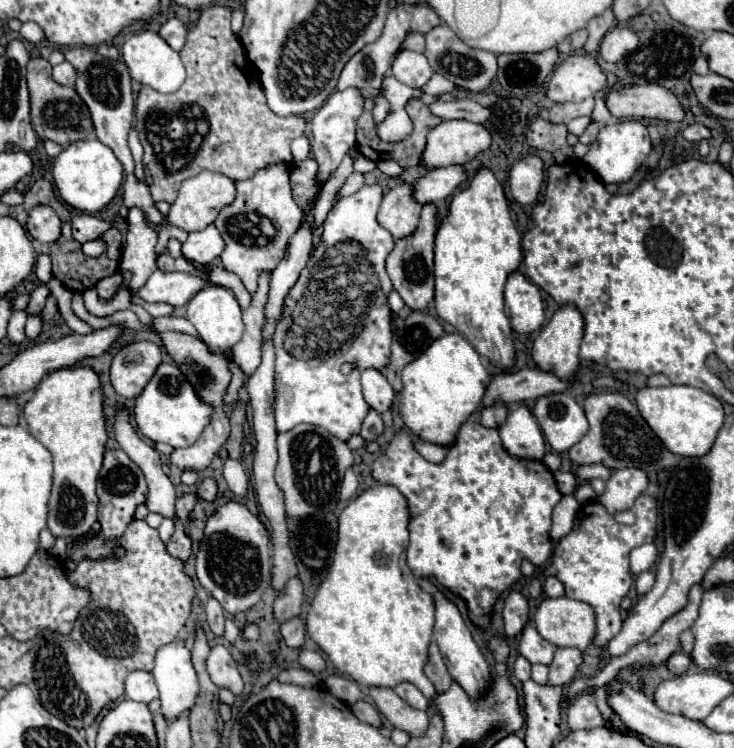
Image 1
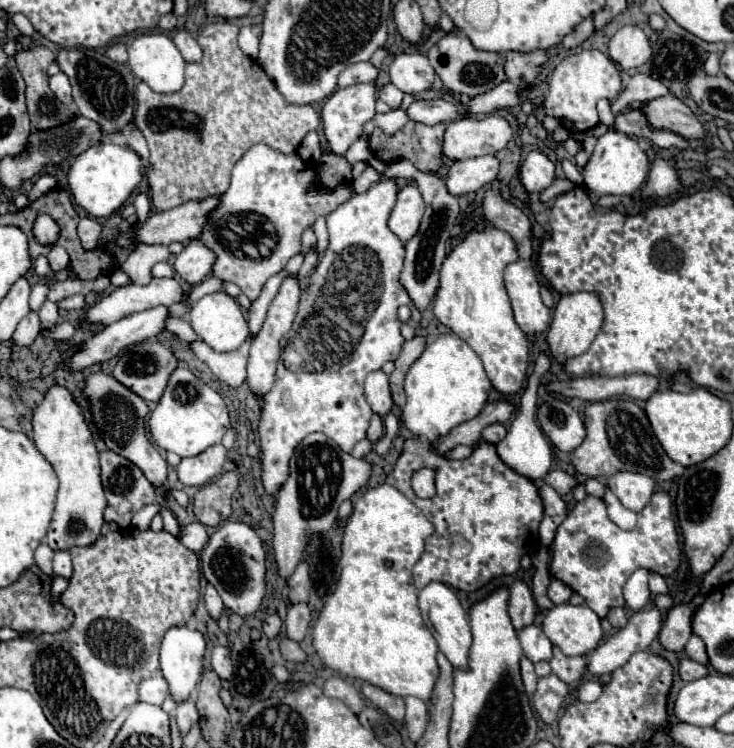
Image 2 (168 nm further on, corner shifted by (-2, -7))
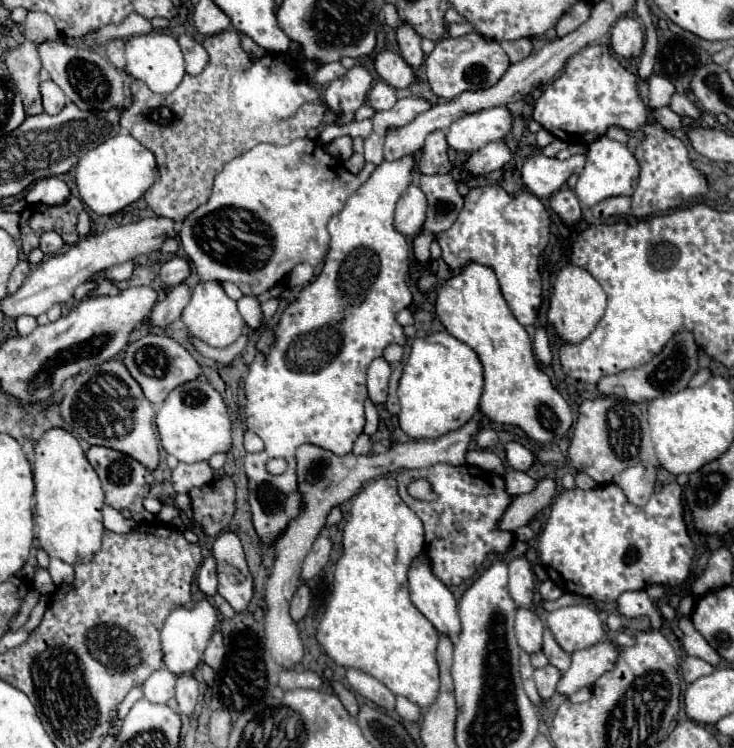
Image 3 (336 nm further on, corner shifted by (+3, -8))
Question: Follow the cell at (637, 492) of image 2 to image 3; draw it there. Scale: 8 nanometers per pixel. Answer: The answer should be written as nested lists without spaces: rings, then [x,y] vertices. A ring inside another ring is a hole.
[[[635,464],[633,468],[627,468],[627,470],[619,472],[613,478],[613,484],[619,486],[625,492],[629,504],[645,506],[647,500],[653,494],[655,476],[657,476],[657,470],[651,464],[647,464],[647,466]]]

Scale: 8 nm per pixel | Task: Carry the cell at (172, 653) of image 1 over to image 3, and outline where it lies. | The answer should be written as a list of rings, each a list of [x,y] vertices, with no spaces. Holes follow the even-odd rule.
[[[201,600],[199,604],[195,604],[195,608],[187,610],[187,608],[177,608],[169,614],[169,618],[163,624],[161,630],[161,646],[163,646],[163,664],[171,674],[187,674],[193,672],[199,662],[201,656],[211,640],[211,632],[217,624],[217,610],[209,600]]]

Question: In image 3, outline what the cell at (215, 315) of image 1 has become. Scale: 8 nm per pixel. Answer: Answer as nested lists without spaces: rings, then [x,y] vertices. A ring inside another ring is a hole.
[[[199,282],[193,290],[189,304],[185,306],[185,310],[181,314],[181,320],[185,322],[185,326],[189,328],[189,332],[193,336],[197,336],[199,340],[207,342],[213,348],[227,348],[245,330],[245,320],[241,318],[235,302],[223,292],[219,282]]]

